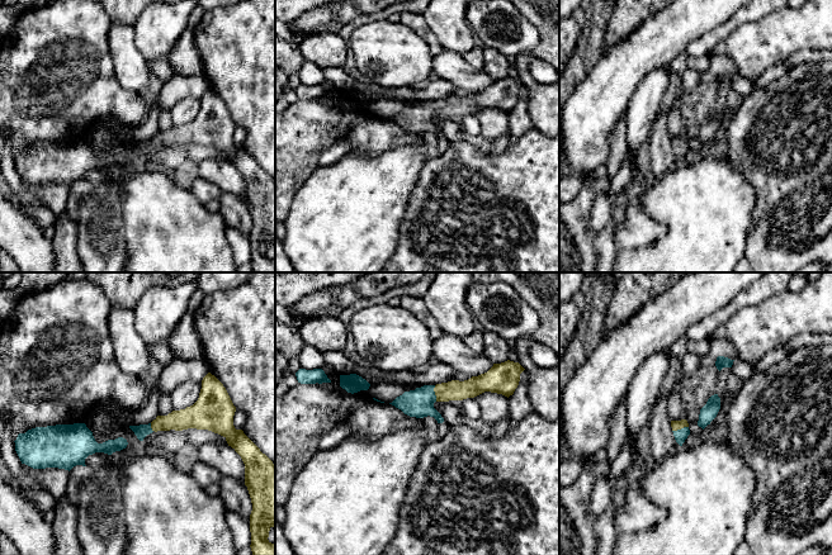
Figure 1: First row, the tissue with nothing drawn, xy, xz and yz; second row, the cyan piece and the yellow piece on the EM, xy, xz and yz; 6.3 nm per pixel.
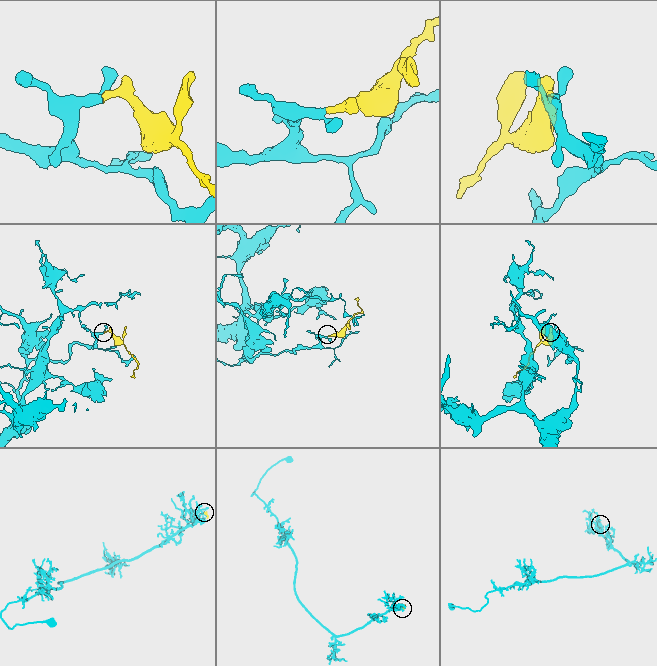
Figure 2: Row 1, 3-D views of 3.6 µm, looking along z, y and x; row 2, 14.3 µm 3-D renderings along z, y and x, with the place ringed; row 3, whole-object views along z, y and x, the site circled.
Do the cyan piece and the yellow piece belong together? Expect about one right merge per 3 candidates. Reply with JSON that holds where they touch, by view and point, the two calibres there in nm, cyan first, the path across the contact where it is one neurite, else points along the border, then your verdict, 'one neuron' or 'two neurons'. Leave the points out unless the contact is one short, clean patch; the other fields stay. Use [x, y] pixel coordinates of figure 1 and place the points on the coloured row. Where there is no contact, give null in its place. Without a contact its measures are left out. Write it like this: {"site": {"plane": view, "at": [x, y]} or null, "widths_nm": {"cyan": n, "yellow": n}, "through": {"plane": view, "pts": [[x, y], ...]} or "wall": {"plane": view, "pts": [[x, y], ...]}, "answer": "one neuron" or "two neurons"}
{"site": {"plane": "xz", "at": [434, 393]}, "widths_nm": {"cyan": 180, "yellow": 130}, "through": {"plane": "xz", "pts": [[419, 403], [428, 394], [434, 393], [452, 390]]}, "answer": "one neuron"}

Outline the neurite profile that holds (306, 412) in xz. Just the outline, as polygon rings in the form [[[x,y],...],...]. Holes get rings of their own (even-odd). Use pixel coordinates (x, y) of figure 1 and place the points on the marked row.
[[[325,364],[321,367],[330,383],[301,384],[275,398],[275,507],[284,507],[293,482],[317,454],[320,440],[339,424],[348,424],[353,435],[374,441],[393,431],[415,427],[422,418],[410,417],[392,404],[374,400],[368,390],[348,393],[340,386],[340,374]]]

